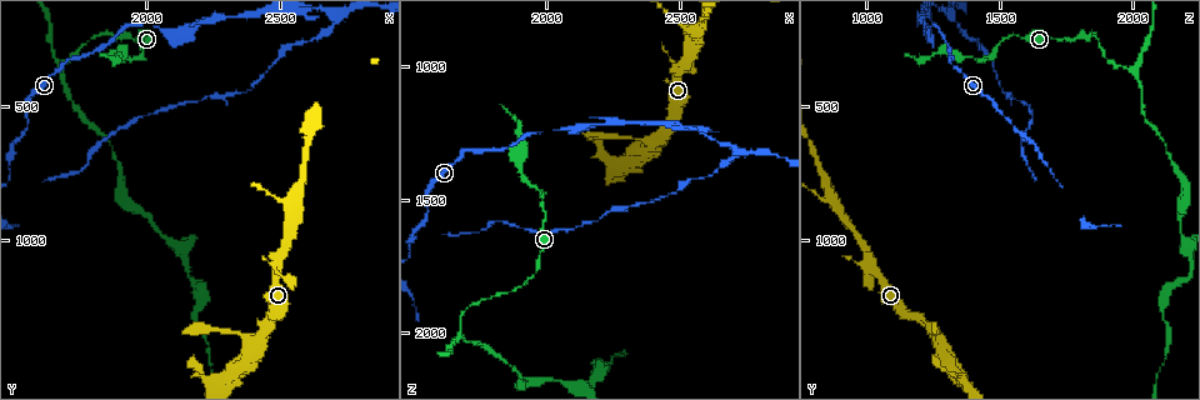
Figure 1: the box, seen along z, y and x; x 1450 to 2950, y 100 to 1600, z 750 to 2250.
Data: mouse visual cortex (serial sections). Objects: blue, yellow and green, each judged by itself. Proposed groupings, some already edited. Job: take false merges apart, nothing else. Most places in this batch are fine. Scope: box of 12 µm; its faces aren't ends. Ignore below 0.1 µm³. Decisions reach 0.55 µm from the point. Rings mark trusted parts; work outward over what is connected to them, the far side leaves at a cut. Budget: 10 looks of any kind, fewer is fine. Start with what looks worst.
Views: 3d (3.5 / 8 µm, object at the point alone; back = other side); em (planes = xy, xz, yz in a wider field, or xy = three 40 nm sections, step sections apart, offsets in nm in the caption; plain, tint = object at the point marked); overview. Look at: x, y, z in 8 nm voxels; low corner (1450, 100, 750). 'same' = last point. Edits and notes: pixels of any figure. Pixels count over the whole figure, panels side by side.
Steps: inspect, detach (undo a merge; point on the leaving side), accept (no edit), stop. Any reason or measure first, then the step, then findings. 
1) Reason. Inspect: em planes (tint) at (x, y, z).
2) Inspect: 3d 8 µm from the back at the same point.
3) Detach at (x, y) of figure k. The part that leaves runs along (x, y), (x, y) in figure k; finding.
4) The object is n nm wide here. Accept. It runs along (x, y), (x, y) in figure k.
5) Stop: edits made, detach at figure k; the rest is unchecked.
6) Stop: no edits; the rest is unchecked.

Three arms meet. Inspect: 3d 3.5 µm at (1670, 370, 2000).

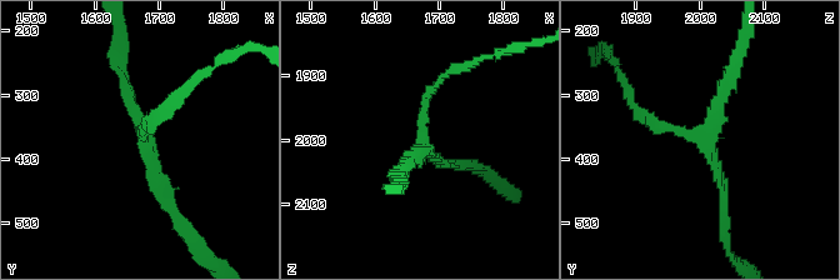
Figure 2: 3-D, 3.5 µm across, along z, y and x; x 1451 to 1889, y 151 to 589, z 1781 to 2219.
3 arms meet here; the arms are 150, 150, 150 nm wide; need the tissue. Inspect: em xy step 1 (tint) at (1675, 365, 2000).

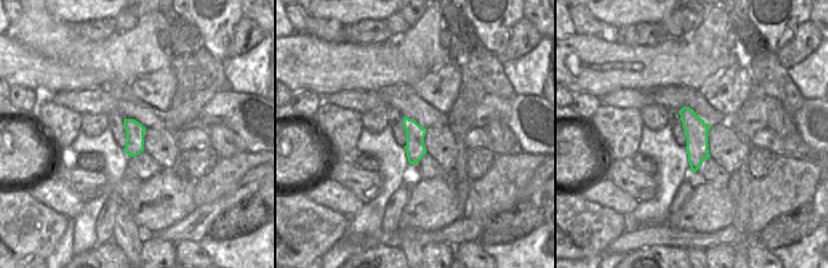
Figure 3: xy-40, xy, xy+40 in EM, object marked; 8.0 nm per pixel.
Accept. It runs along (634, 106), (695, 134), (724, 206) in figure 2; continuous, no second cell.

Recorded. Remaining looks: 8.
Sudden change in width. Inspect: 3d 3.5 µm at (2190, 1260, 2110).

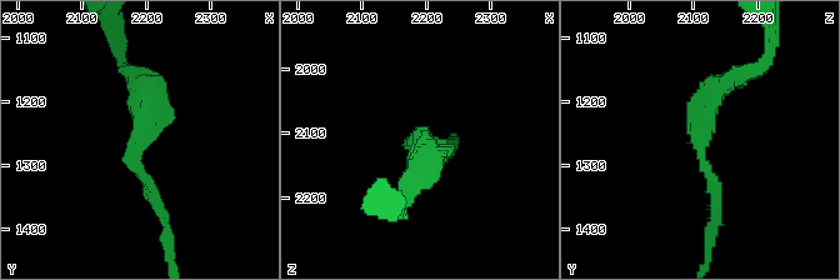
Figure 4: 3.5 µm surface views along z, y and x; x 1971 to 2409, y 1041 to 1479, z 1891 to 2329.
The arms are 150, 350 nm wide. Inspect: em planes (tint) at (2185, 1270, 2115).

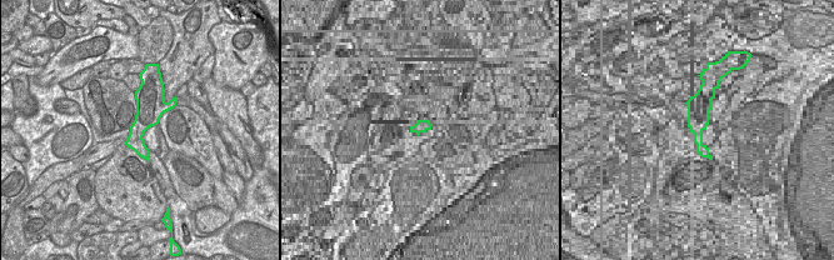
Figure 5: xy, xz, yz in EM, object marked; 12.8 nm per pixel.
Inspect: em xy step 2 (tint) at the same point.

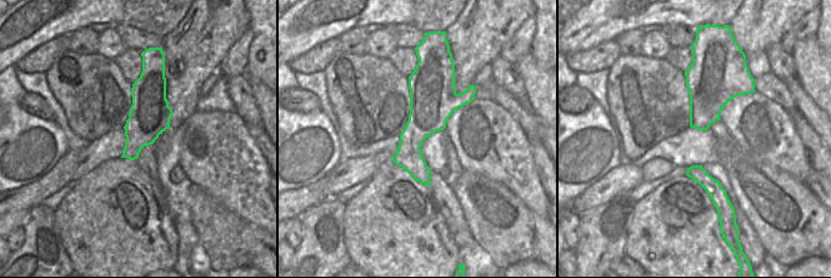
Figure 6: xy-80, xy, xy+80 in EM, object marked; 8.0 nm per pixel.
Accept. It runs along (144, 79), (133, 163), (163, 213) in figure 4; all the same cell.

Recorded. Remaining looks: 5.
Three arms meet. Inspect: 3d 3.5 µm at (2560, 870, 890).

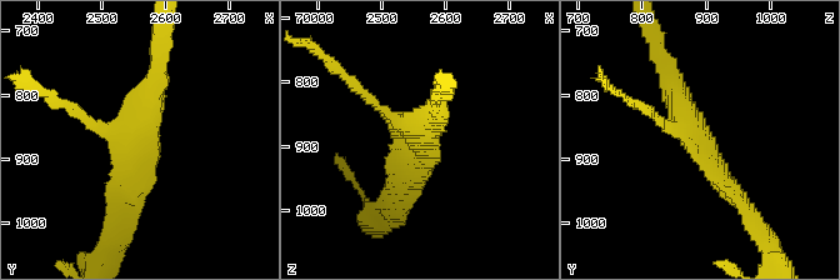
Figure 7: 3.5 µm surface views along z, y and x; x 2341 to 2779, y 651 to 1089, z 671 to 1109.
3 arms meet here; the arms are 150, 250, 300 nm wide; shape alone is not enough. Inspect: em xy step 3 (tint) at (2565, 860, 890).

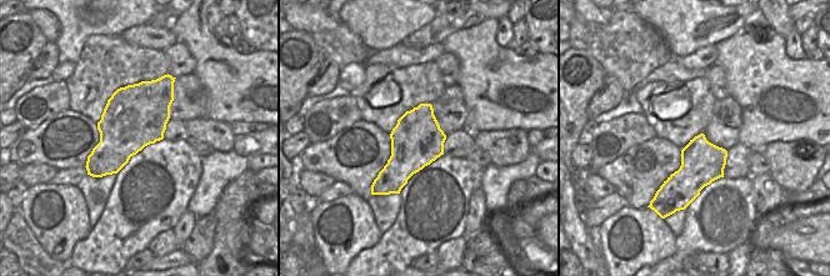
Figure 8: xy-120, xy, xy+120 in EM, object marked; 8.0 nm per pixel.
Accept. It runs along (743, 201), (714, 171), (660, 60) in figure 7; continuous, no second cell.

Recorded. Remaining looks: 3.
Abrupt turn. Inspect: 3d 3.5 µm at (1990, 310, 1470).

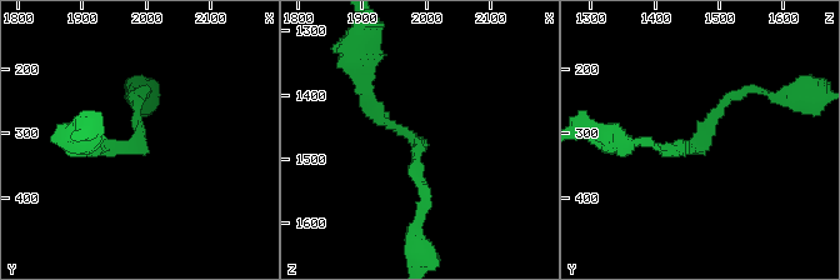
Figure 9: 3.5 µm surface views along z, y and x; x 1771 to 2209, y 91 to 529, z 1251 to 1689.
The arms are 100, 150 nm wide. Inspect: em planes (tint) at (1985, 315, 1475).

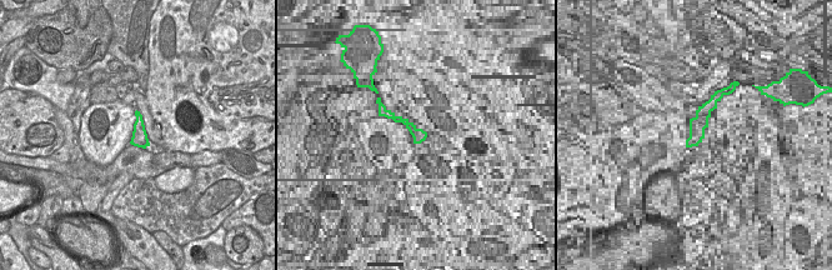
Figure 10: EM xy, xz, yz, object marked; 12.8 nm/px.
Accept. It runs along (425, 195), (418, 144), (368, 90) in figure 9; continuous, no second cell.

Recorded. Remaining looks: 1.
Stop: no edits; the rest is unchecked.

